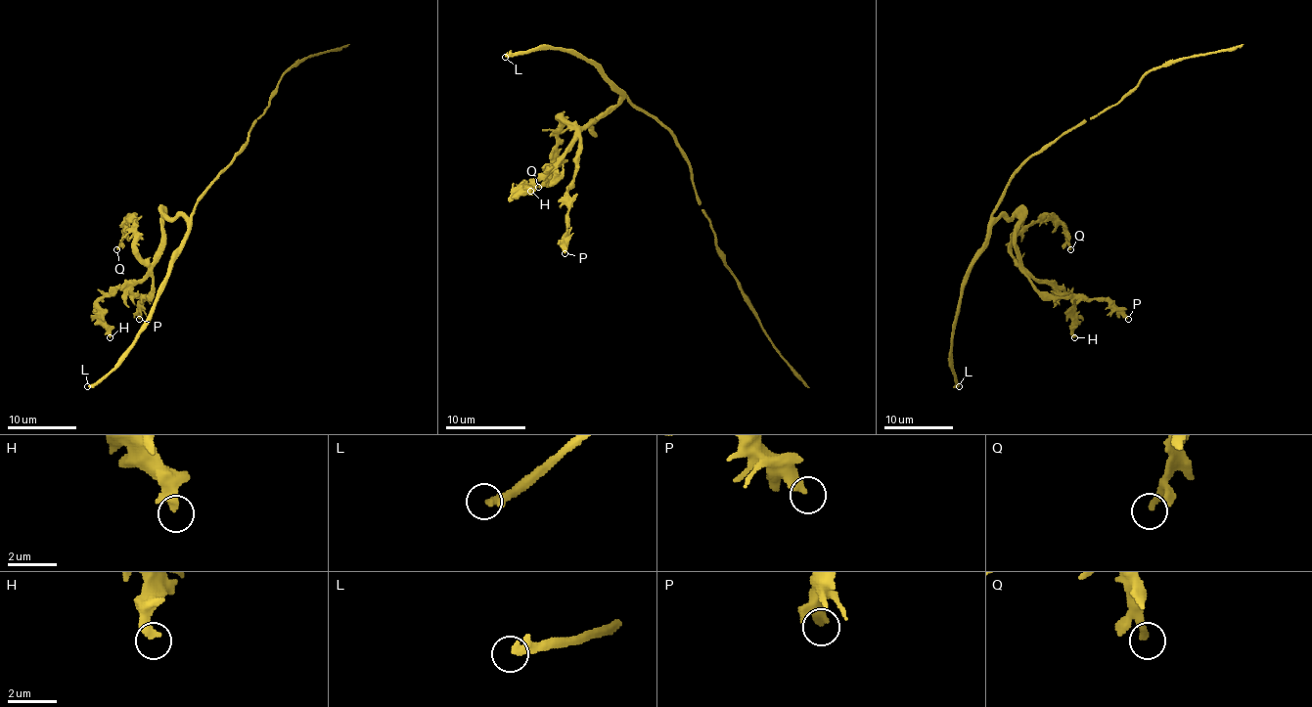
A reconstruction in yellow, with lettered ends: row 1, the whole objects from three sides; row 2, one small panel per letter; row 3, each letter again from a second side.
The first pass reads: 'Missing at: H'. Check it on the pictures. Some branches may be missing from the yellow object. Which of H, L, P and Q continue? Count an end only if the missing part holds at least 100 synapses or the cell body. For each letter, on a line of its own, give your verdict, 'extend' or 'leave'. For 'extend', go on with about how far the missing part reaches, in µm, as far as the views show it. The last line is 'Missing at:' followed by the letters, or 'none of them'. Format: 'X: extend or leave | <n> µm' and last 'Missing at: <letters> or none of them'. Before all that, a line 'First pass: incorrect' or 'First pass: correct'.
First pass: incorrect
H: leave
L: leave
P: leave
Q: leave
Missing at: none of them

